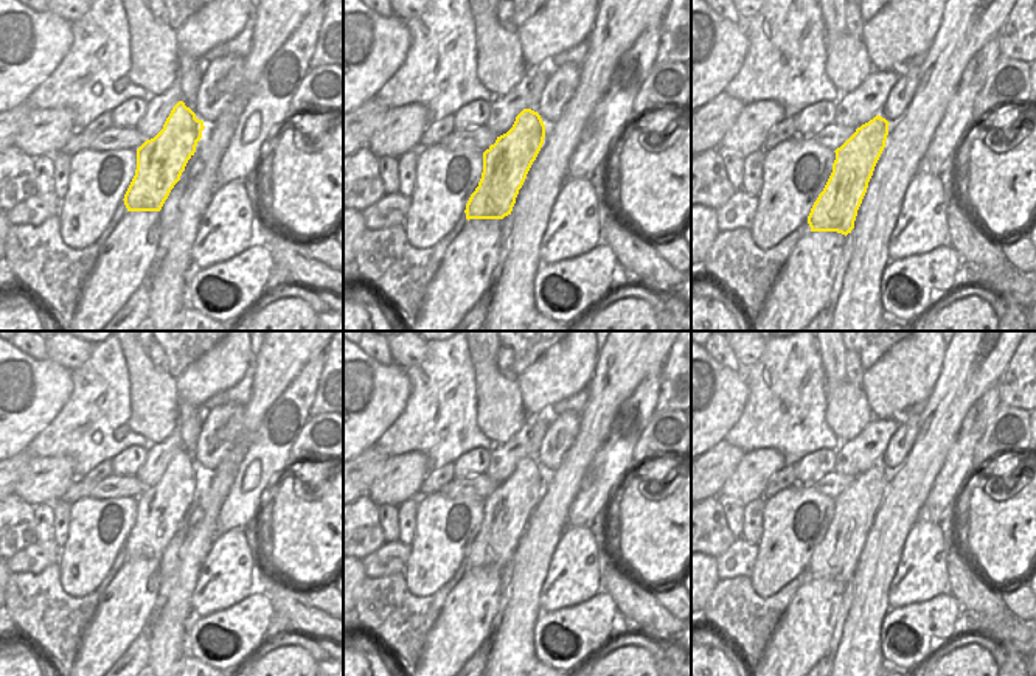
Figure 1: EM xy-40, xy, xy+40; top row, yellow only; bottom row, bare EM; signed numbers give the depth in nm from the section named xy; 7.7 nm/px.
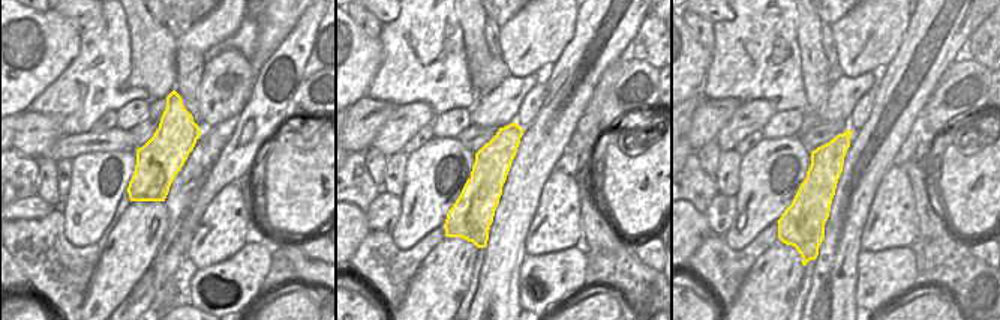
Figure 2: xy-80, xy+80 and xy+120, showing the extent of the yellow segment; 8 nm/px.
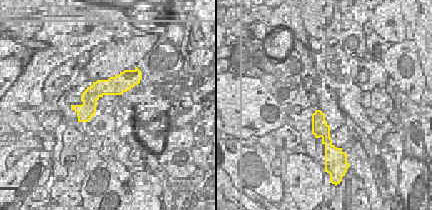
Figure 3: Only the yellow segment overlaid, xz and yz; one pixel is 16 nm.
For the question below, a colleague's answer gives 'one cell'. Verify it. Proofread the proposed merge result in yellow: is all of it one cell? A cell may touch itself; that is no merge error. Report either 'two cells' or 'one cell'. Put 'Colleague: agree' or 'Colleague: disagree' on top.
Colleague: disagree
two cells

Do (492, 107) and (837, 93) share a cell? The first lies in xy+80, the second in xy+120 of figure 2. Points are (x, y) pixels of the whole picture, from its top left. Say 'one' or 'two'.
one

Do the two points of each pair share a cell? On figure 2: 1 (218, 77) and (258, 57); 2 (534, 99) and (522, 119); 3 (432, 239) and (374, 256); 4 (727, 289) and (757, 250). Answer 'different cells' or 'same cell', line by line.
1: different cells
2: same cell
3: same cell
4: same cell

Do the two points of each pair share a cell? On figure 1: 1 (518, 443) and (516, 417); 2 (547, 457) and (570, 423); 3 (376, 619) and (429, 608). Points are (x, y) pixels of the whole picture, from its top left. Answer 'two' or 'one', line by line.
1: two
2: one
3: one

